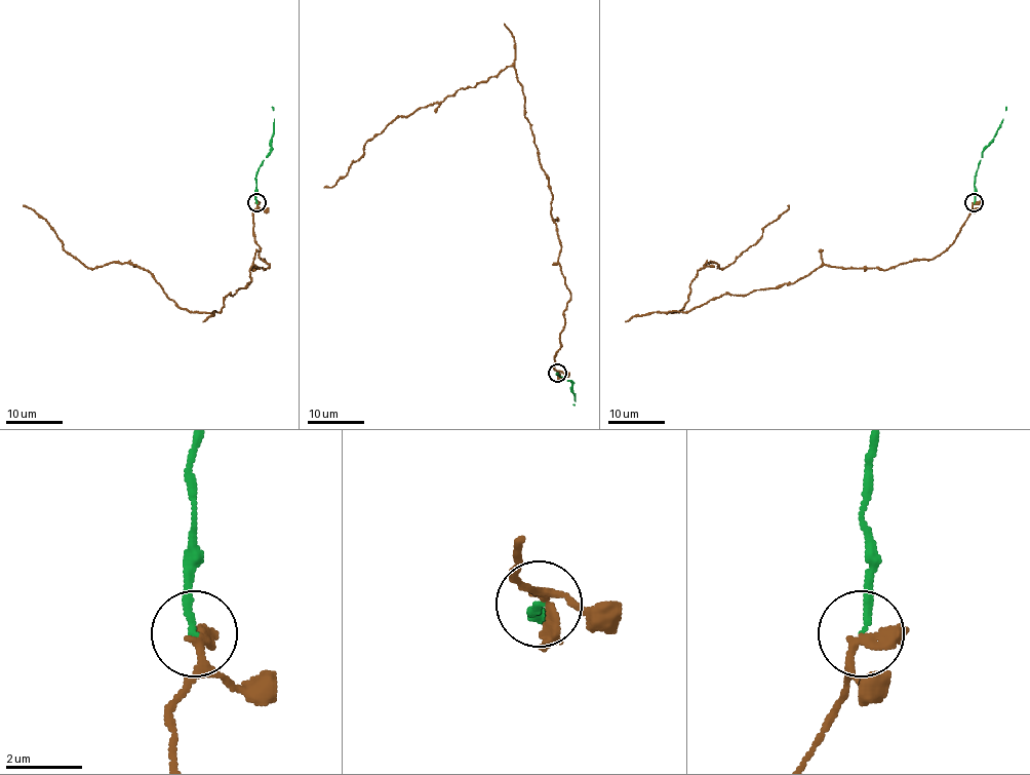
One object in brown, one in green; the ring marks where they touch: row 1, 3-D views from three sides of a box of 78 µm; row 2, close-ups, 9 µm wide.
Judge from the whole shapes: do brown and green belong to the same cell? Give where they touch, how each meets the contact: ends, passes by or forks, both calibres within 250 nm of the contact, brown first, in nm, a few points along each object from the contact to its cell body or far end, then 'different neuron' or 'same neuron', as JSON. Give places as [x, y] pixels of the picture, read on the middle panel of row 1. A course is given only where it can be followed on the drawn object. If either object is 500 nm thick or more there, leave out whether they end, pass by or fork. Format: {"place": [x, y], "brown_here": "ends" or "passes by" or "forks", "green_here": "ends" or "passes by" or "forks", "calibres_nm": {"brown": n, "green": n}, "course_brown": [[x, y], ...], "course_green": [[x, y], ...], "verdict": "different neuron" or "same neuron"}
{"place": [557, 373], "brown_here": "passes by", "green_here": "ends", "calibres_nm": {"brown": 220, "green": 190}, "course_brown": [[558, 373], [571, 296], [513, 66], [396, 116], [323, 187]], "course_green": [[557, 373], [571, 381], [576, 399], [572, 403]], "verdict": "same neuron"}

